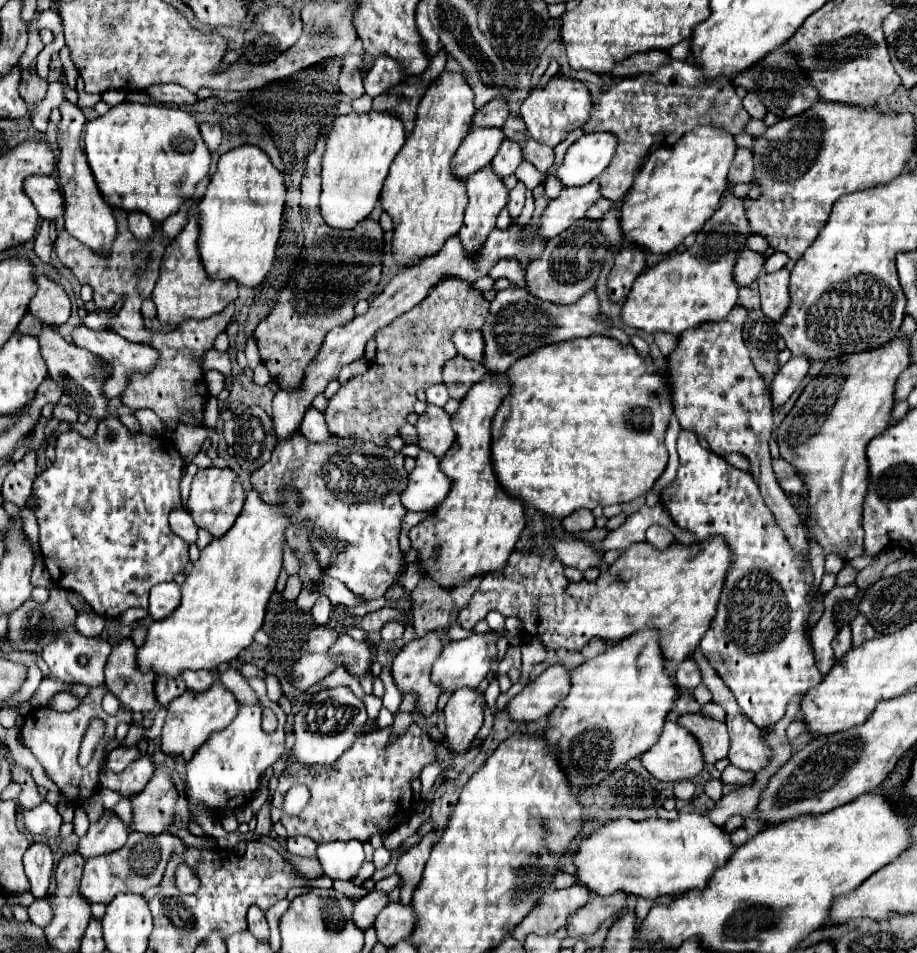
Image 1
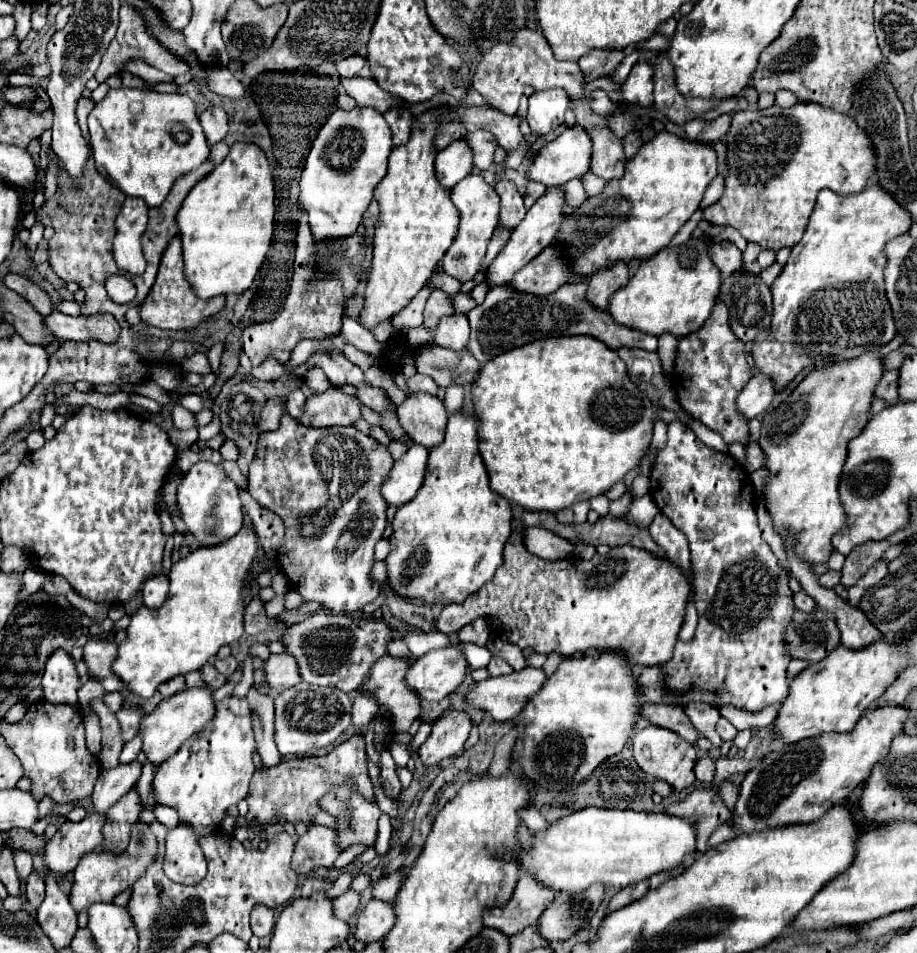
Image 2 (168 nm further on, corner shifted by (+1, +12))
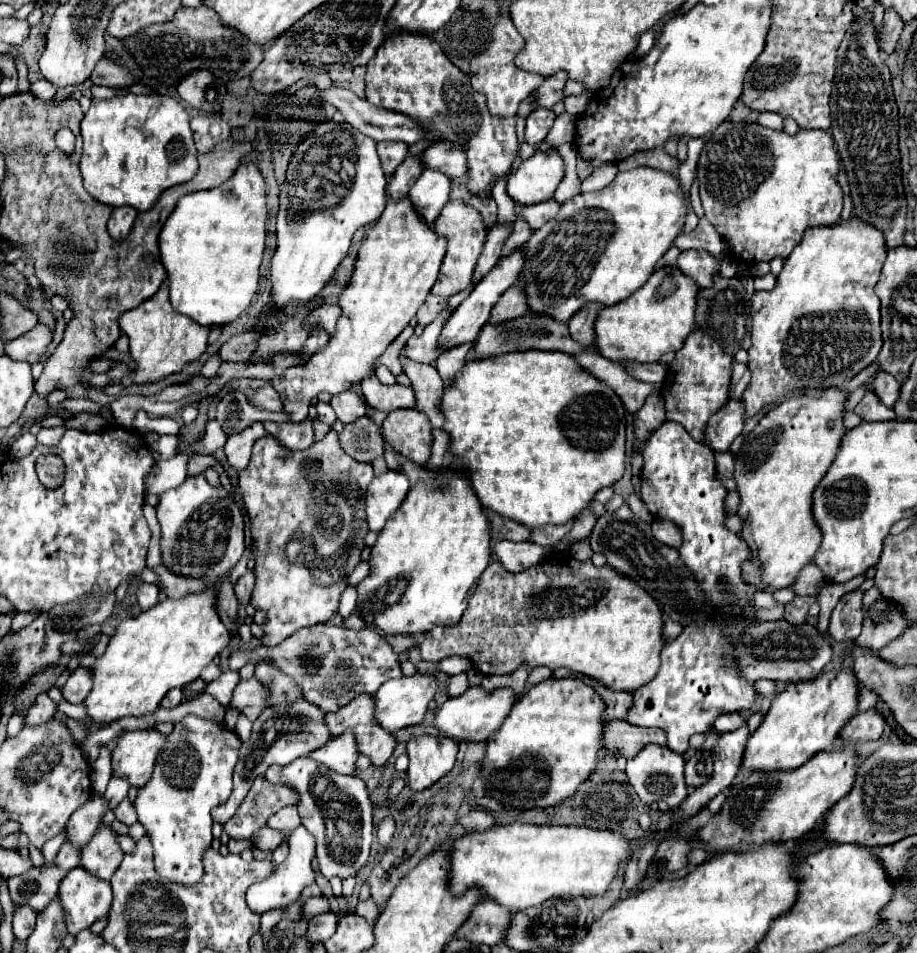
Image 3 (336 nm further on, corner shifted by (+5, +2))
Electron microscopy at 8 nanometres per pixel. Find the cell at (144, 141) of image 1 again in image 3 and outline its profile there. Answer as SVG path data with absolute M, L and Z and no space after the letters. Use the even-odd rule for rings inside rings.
M117 95L111 99L91 99L91 107L81 121L81 177L87 193L99 203L119 207L131 205L137 211L147 211L159 195L179 183L187 183L197 173L197 149L189 129L189 113L179 101L169 95Z

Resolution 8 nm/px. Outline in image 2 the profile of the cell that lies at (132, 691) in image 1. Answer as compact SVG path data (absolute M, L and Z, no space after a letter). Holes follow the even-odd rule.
M93 637L87 641L87 645L83 649L83 659L89 667L89 673L103 683L105 691L123 691L125 689L125 681L121 681L111 669L113 661L117 657L117 649L119 649L117 643L105 643L103 639L93 639Z

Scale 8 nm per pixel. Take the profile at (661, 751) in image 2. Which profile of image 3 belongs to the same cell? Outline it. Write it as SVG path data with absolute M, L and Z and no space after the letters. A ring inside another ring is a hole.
M647 745L635 759L627 761L627 777L645 805L651 805L655 801L665 801L671 809L675 809L687 797L683 767L685 759L681 755L675 755L673 751L667 751L667 747L661 745Z

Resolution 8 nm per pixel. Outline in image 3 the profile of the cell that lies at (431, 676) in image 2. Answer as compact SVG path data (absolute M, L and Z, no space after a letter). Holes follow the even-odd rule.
M417 673L411 677L389 679L373 695L373 699L375 699L375 723L381 725L383 729L387 729L389 733L397 733L403 727L421 723L425 717L425 711L427 711L427 703L435 697L435 691L437 691L437 681L431 679L429 675L423 675L423 673Z

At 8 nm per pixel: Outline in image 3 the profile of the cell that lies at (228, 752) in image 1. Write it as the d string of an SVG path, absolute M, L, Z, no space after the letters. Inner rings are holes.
M187 715L173 723L165 747L159 751L151 779L139 789L133 801L137 821L151 839L159 875L193 885L203 875L203 851L211 847L211 809L231 795L231 775L239 757L241 739L235 731L215 721Z

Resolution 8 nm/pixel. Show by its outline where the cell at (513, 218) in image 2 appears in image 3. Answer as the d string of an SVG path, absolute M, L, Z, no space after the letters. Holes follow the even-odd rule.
M493 225L491 231L487 233L487 239L485 239L485 245L483 245L483 251L479 255L479 261L473 269L473 275L471 275L471 285L477 285L483 275L487 275L491 271L491 267L495 267L495 263L499 261L499 255L501 255L501 247L503 247L503 241L509 237L509 229L507 227L499 227L499 225Z

